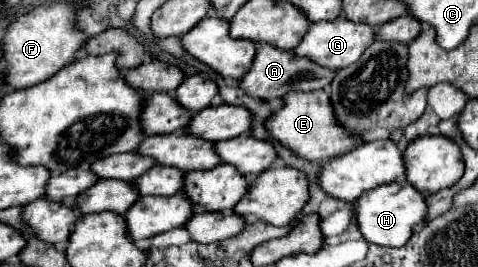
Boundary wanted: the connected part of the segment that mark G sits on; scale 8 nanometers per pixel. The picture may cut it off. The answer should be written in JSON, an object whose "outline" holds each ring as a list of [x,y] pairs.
{"outline":[[[338,16],[336,20],[330,20],[330,22],[324,20],[324,22],[312,24],[306,36],[302,38],[302,42],[294,48],[294,52],[298,56],[308,56],[322,66],[338,70],[354,64],[362,56],[362,52],[376,40],[374,36],[376,30],[378,28],[370,28],[370,24],[354,24],[352,20],[342,20],[342,16]]]}

